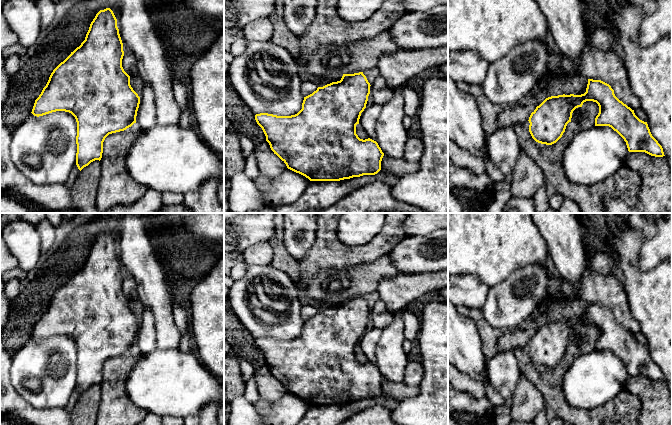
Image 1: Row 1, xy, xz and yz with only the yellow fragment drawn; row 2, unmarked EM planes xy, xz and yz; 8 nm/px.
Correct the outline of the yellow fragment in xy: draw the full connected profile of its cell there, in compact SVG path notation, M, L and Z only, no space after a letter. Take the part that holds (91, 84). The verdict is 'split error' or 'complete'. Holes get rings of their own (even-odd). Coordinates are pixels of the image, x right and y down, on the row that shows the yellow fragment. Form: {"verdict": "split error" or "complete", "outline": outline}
{"verdict": "complete", "outline": "M110 8L100 10L90 24L85 40L53 70L35 100L31 112L34 116L65 111L75 117L76 165L80 171L91 162L101 160L103 142L109 134L124 131L136 123L140 97L131 87L130 76L122 67L123 56L117 19Z"}

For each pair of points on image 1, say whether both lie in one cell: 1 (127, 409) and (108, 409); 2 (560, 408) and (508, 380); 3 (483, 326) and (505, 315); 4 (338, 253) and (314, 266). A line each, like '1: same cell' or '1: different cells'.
1: same cell
2: different cells
3: different cells
4: same cell

